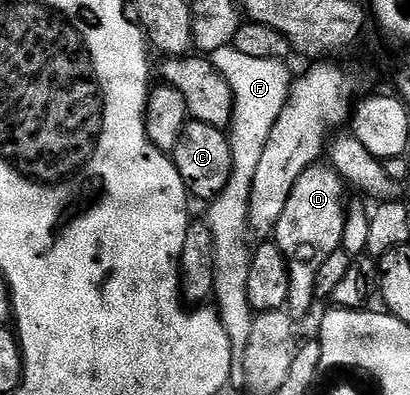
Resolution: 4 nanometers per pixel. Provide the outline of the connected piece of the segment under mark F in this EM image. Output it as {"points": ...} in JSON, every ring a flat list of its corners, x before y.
{"points":[[232,46,220,48,211,53,214,66,221,71,227,86,233,91,233,123,227,129,233,173,227,186,217,195,217,199,208,205,207,223,215,238,215,254,217,255,216,291,237,292,237,296,229,296,219,307,219,315,227,330,227,338,231,338,233,351,233,376,243,377,243,350,247,350,247,338,251,338,251,326,255,315,249,300,243,295,247,290,247,274,251,244,245,241,245,232,249,228,249,195,255,182,255,169,259,166,259,158,263,155,263,146,267,146,267,138,271,138,271,126,275,126,275,118,289,103,294,73,289,73,289,64,284,60,271,58,247,58,239,54]]}

